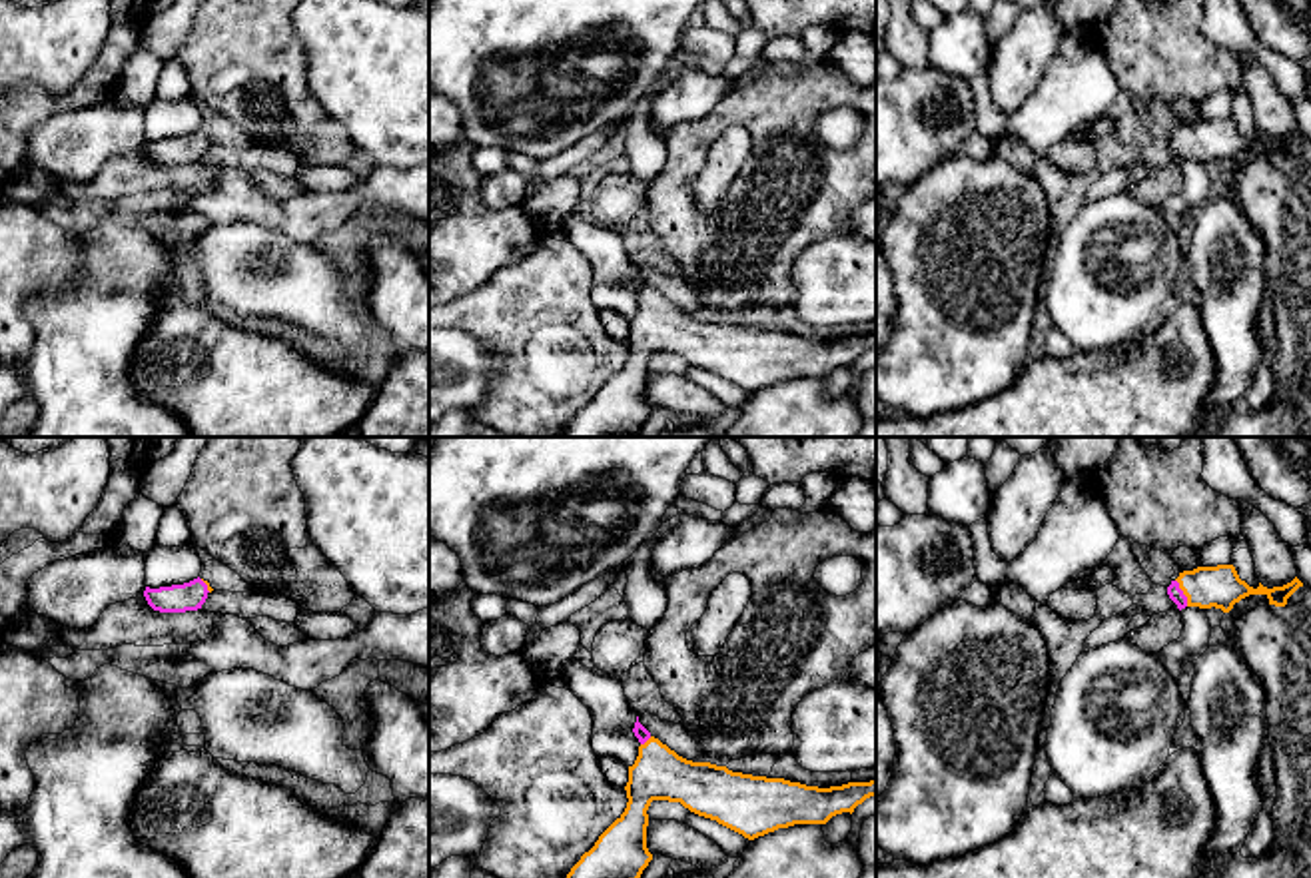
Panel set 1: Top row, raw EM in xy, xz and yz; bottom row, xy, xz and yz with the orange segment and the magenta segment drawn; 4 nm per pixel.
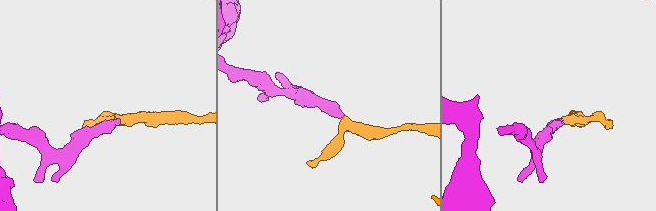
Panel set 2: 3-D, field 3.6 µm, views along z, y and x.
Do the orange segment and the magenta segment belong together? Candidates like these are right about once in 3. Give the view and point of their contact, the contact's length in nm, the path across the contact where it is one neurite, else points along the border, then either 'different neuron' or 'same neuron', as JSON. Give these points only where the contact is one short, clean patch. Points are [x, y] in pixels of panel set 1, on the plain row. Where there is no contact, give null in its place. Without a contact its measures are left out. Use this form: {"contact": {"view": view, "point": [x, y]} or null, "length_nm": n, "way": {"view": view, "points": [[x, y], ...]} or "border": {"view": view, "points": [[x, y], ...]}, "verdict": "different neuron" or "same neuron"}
{"contact": {"view": "yz", "point": [1184, 146]}, "length_nm": 120, "way": {"view": "yz", "points": [[1206, 140], [1192, 140], [1184, 146], [1174, 144]]}, "verdict": "same neuron"}

